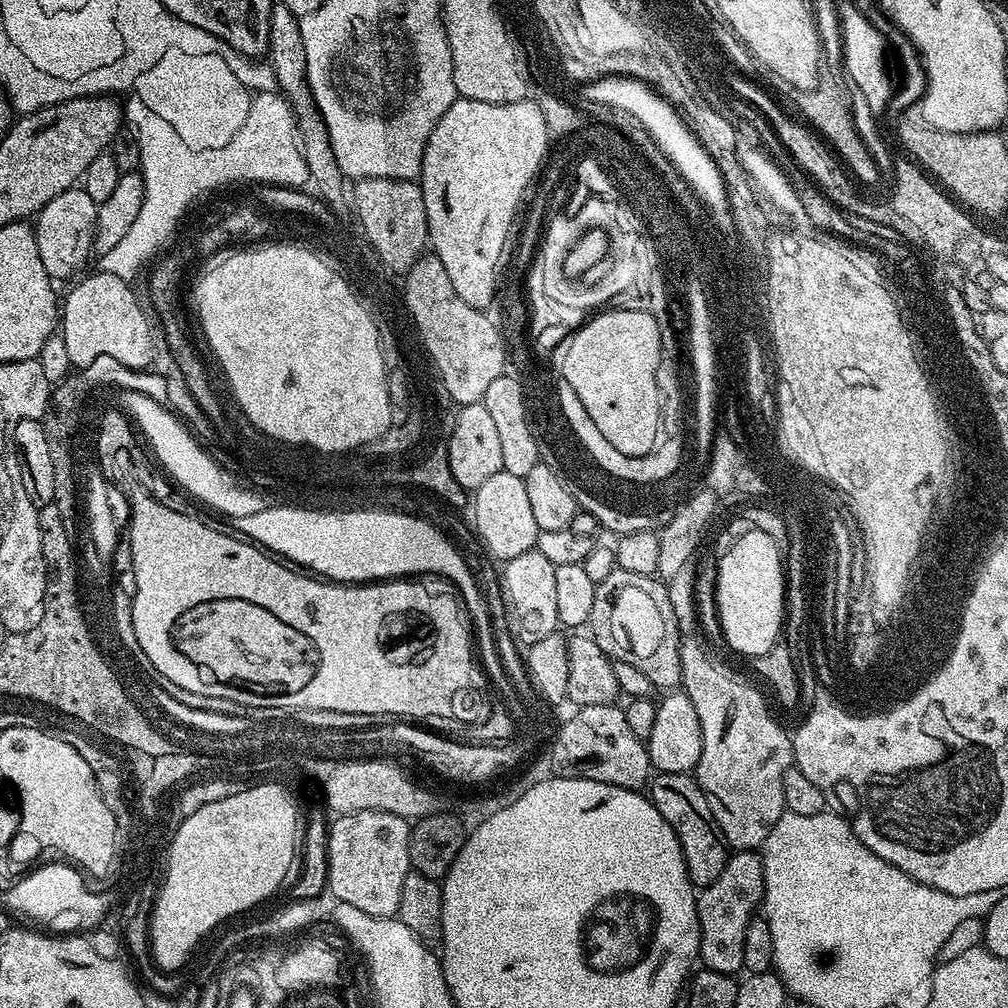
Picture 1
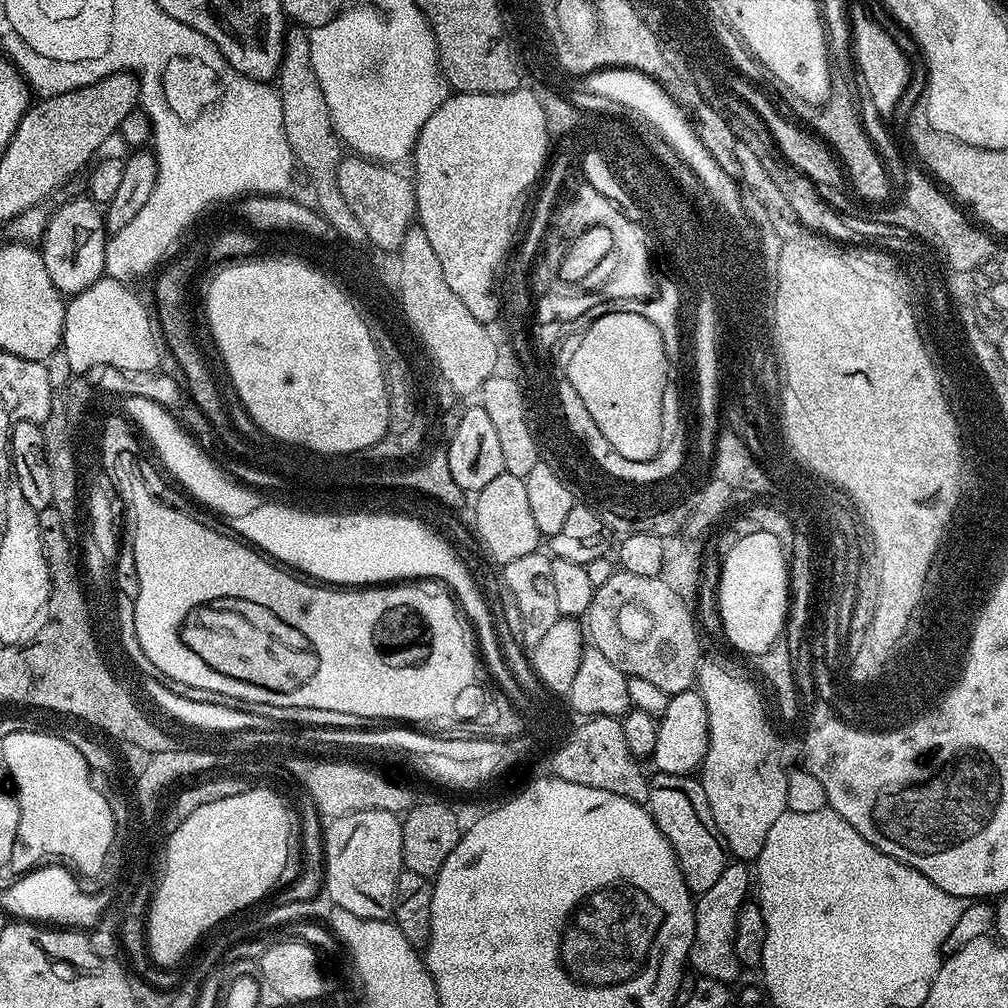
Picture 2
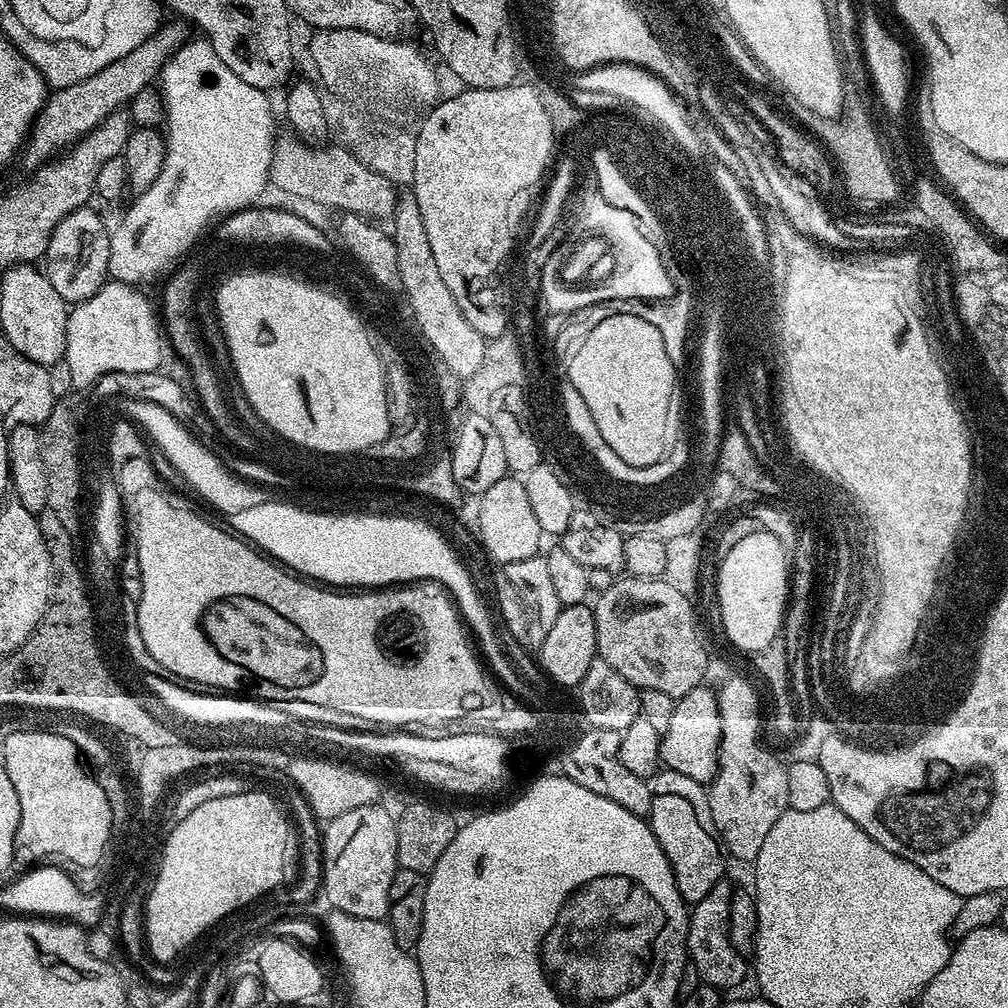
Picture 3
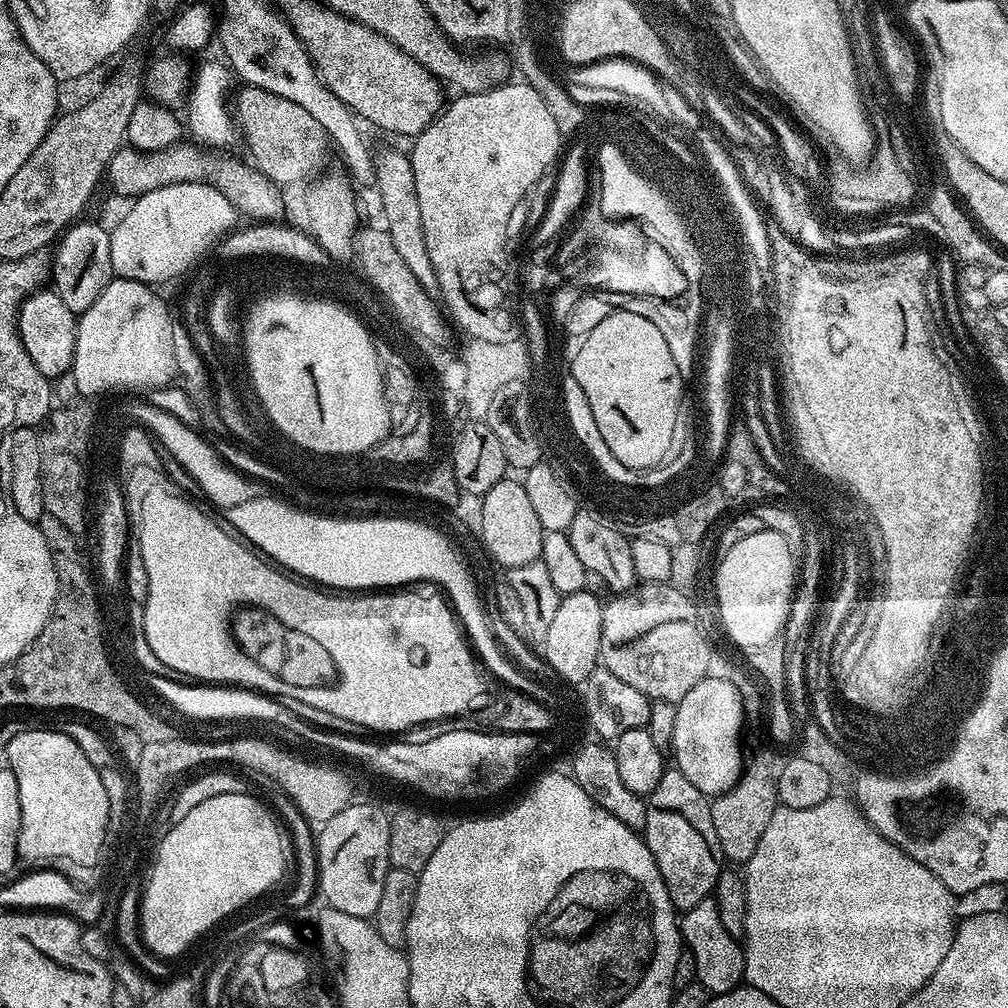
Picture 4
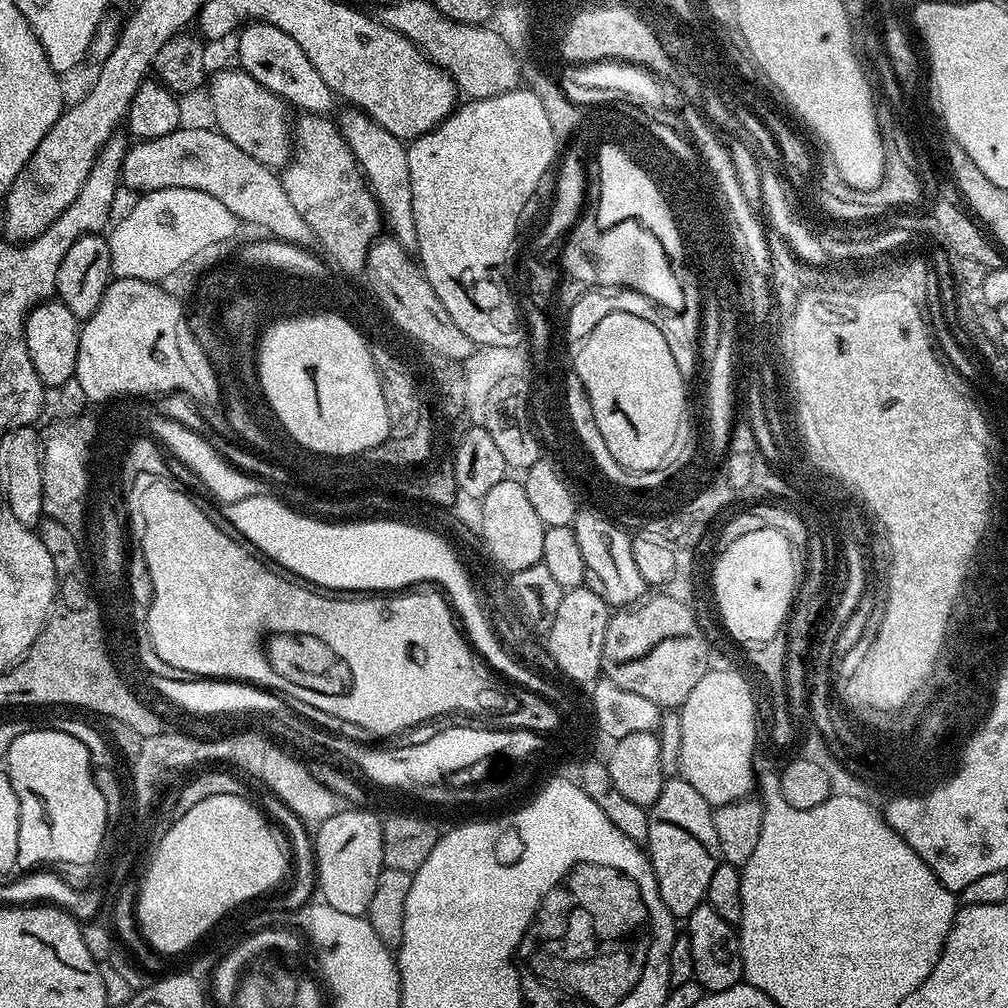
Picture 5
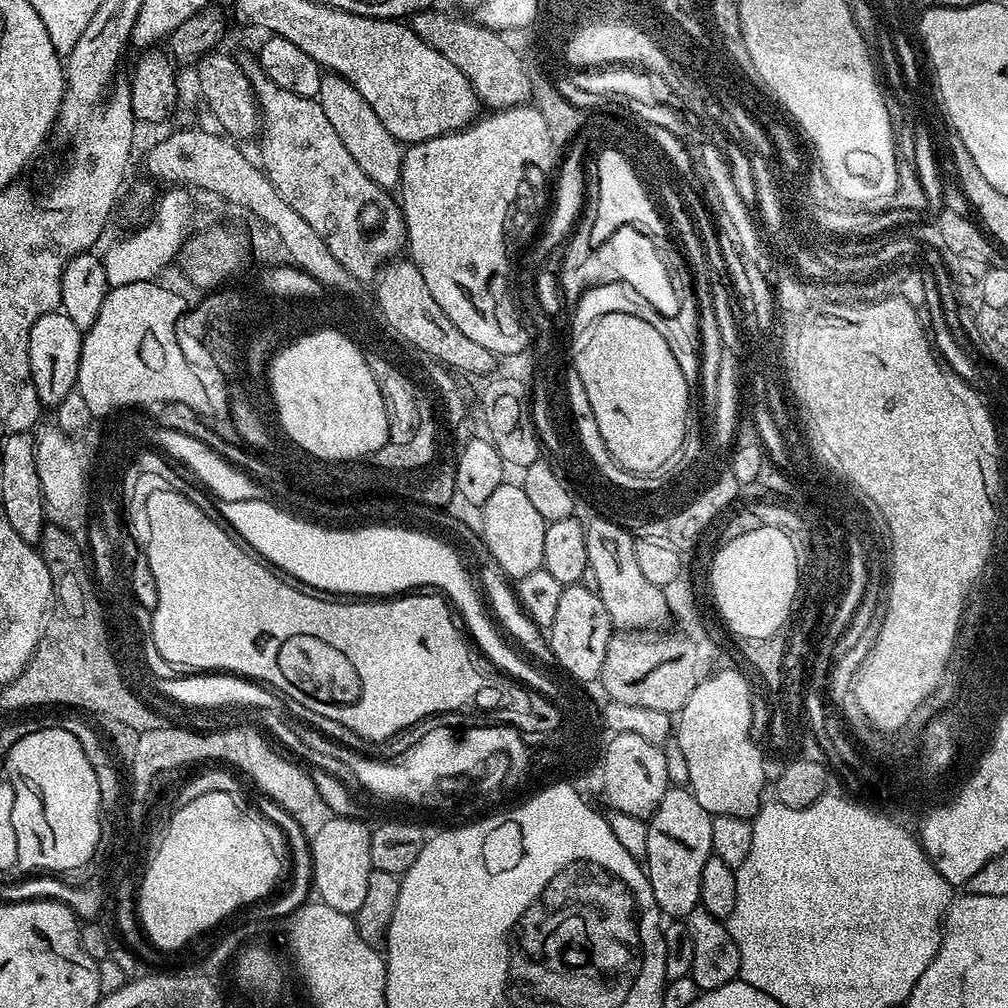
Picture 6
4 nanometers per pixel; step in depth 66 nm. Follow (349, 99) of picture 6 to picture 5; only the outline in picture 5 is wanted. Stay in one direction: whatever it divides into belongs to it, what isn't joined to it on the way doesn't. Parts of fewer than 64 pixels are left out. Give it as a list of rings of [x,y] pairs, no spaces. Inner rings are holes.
[[[348,110],[338,119],[340,133],[348,148],[356,155],[356,162],[382,213],[383,223],[391,239],[412,250],[418,242],[418,226],[414,222],[414,192],[410,190],[410,162],[405,141],[387,132],[371,116],[359,110]]]

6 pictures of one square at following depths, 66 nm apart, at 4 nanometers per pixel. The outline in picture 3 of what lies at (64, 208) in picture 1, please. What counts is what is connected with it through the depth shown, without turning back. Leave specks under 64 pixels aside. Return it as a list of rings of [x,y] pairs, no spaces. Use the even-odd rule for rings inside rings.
[[[92,206],[74,210],[66,218],[62,218],[62,222],[58,222],[50,238],[50,246],[44,251],[42,257],[42,271],[48,277],[50,286],[58,290],[58,298],[62,298],[65,304],[75,306],[84,300],[89,300],[94,294],[98,294],[98,290],[109,279],[108,263],[110,262],[111,241],[109,225],[104,225],[103,218],[92,209]]]

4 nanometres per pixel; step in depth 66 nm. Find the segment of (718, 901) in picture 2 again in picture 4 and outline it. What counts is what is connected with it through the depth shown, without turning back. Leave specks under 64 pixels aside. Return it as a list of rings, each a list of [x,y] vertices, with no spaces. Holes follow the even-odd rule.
[[[709,898],[698,902],[688,912],[679,917],[680,935],[684,938],[684,947],[694,958],[696,967],[695,983],[712,996],[721,996],[741,987],[744,980],[744,950],[741,941],[722,926],[722,917],[718,914],[715,899]]]

